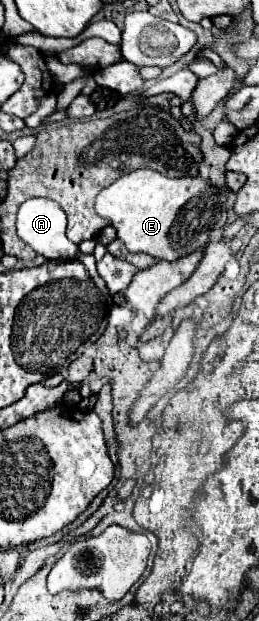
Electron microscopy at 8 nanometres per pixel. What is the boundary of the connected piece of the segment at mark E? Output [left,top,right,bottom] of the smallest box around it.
[96,170,228,262]

